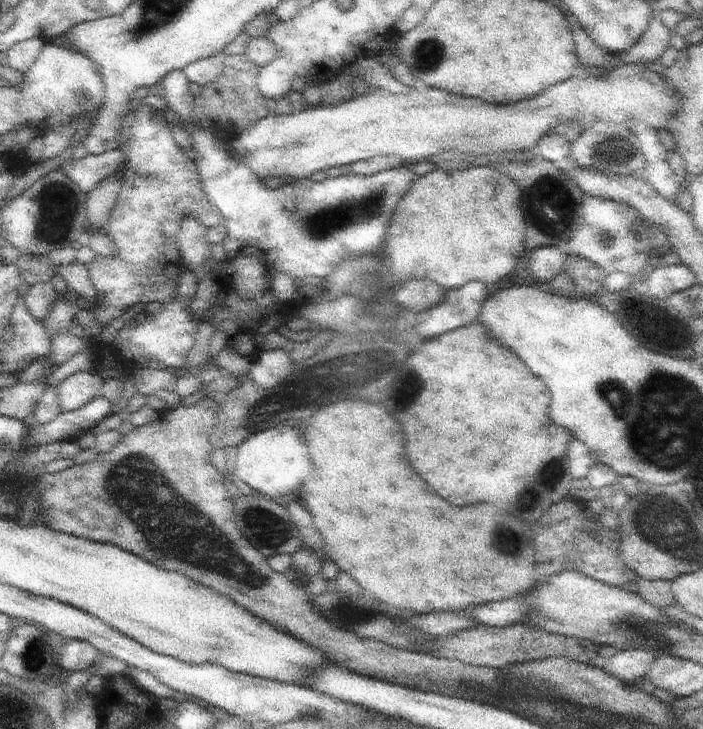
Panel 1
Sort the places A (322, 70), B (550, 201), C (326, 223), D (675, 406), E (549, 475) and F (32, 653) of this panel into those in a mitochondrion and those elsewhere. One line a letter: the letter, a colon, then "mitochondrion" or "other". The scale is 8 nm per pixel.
A: other
B: mitochondrion
C: mitochondrion
D: mitochondrion
E: mitochondrion
F: mitochondrion

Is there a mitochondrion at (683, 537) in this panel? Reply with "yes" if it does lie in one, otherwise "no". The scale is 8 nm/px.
yes

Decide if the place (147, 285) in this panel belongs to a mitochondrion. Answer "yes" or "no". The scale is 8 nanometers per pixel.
no

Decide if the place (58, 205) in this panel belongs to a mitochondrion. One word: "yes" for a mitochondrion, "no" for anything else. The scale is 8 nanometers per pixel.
yes

